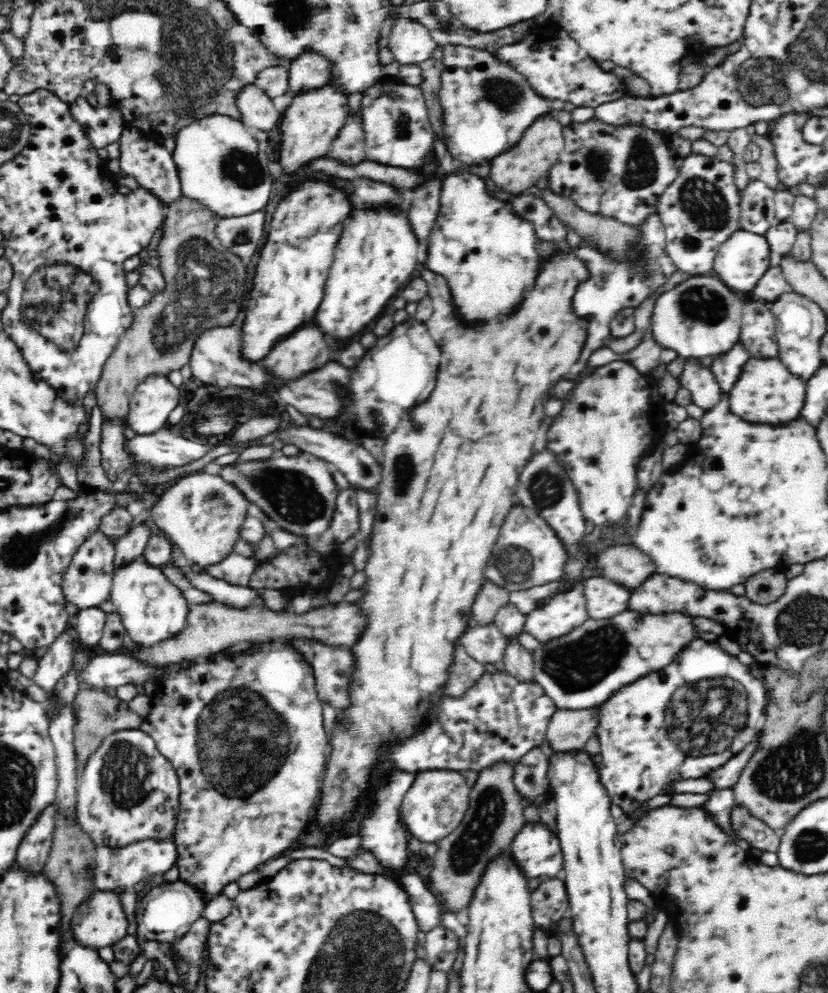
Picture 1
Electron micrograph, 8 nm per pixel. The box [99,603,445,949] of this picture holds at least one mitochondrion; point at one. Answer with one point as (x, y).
(229, 720)

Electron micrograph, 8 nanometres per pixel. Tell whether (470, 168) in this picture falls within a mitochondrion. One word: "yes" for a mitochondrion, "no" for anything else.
no

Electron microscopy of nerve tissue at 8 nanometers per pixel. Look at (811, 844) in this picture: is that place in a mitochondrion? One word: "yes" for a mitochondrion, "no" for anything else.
yes

